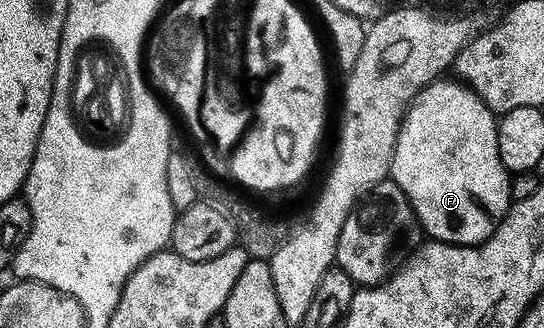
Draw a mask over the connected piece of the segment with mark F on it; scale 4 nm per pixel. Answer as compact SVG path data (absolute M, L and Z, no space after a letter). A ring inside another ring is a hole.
M437 80L420 91L412 101L400 134L396 137L396 151L392 157L391 181L402 188L402 192L416 213L419 229L437 242L451 242L454 246L478 246L486 241L503 218L513 201L510 175L498 156L497 115L459 80L444 82Z

